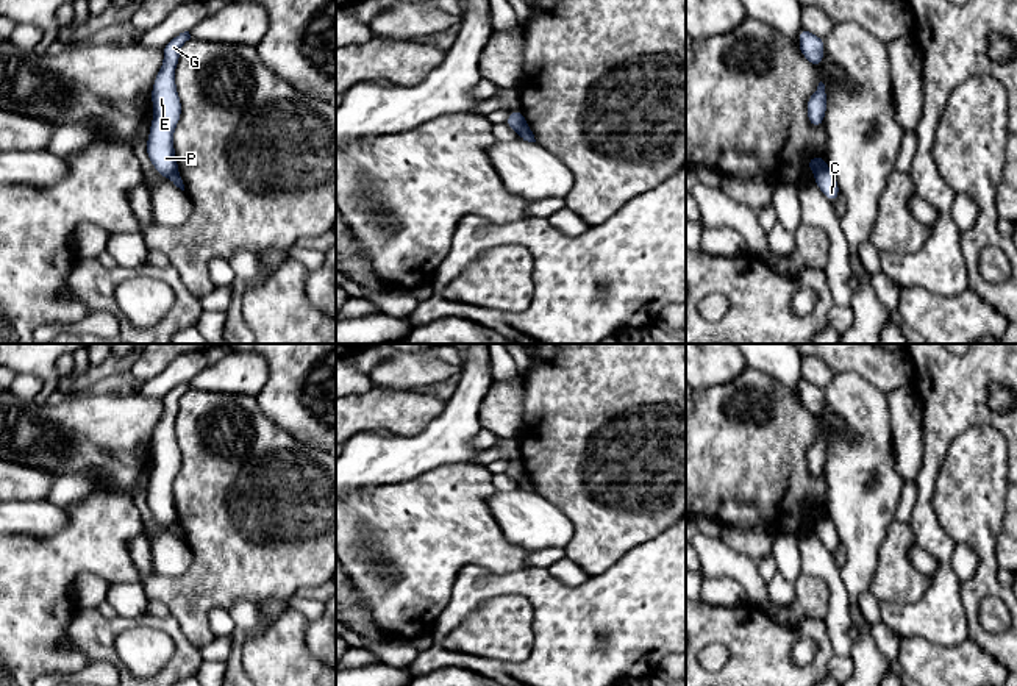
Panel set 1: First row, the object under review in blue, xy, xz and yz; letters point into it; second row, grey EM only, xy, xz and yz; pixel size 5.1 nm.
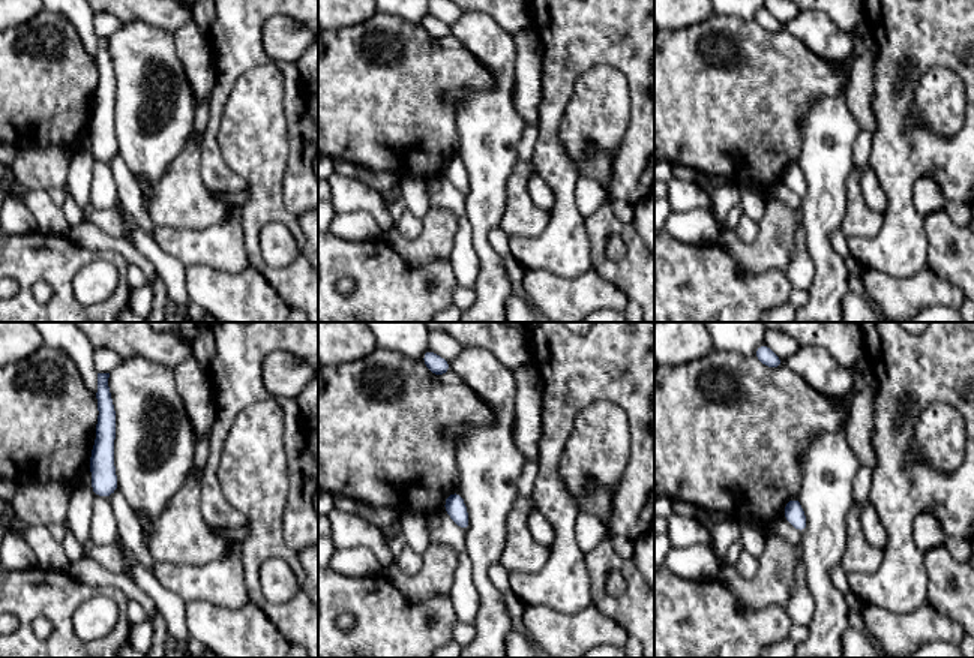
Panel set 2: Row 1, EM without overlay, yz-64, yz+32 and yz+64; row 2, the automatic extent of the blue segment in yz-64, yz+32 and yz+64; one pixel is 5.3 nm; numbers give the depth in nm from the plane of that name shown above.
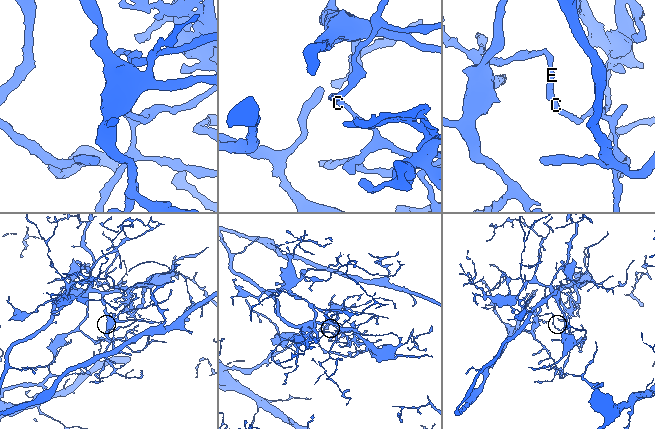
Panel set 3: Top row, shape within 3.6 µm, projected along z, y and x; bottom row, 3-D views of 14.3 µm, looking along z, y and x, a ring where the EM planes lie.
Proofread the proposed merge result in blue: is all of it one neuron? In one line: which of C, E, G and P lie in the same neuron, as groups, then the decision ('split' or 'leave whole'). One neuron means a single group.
C / E G P; split

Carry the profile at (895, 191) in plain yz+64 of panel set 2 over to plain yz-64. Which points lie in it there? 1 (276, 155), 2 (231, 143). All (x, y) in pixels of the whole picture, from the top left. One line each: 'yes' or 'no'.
1: no
2: no

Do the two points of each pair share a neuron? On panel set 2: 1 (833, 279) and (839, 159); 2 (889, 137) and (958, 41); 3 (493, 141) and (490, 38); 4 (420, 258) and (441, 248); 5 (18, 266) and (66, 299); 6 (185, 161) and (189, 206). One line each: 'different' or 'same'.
1: same
2: same
3: same
4: same
5: same
6: same

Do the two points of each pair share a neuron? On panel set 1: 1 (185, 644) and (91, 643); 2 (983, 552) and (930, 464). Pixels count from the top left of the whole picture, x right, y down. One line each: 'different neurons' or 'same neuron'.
1: same neuron
2: different neurons

